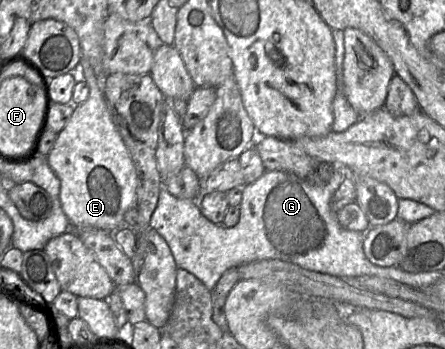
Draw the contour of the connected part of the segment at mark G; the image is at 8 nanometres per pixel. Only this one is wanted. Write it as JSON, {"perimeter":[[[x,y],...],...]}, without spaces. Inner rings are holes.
{"perimeter":[[[334,165],[335,171],[328,183],[322,186],[312,185],[295,174],[286,171],[265,171],[256,181],[244,185],[240,207],[240,219],[233,227],[225,227],[208,220],[200,211],[196,200],[175,197],[162,187],[155,211],[150,220],[154,228],[167,242],[175,259],[177,268],[187,270],[213,291],[220,277],[229,268],[265,259],[279,259],[294,263],[302,268],[330,274],[336,277],[356,277],[362,275],[392,278],[404,274],[427,274],[427,272],[409,273],[398,266],[377,266],[371,263],[363,251],[365,233],[347,230],[342,227],[336,213],[331,210],[331,200],[346,177],[350,175],[344,166]]]}

